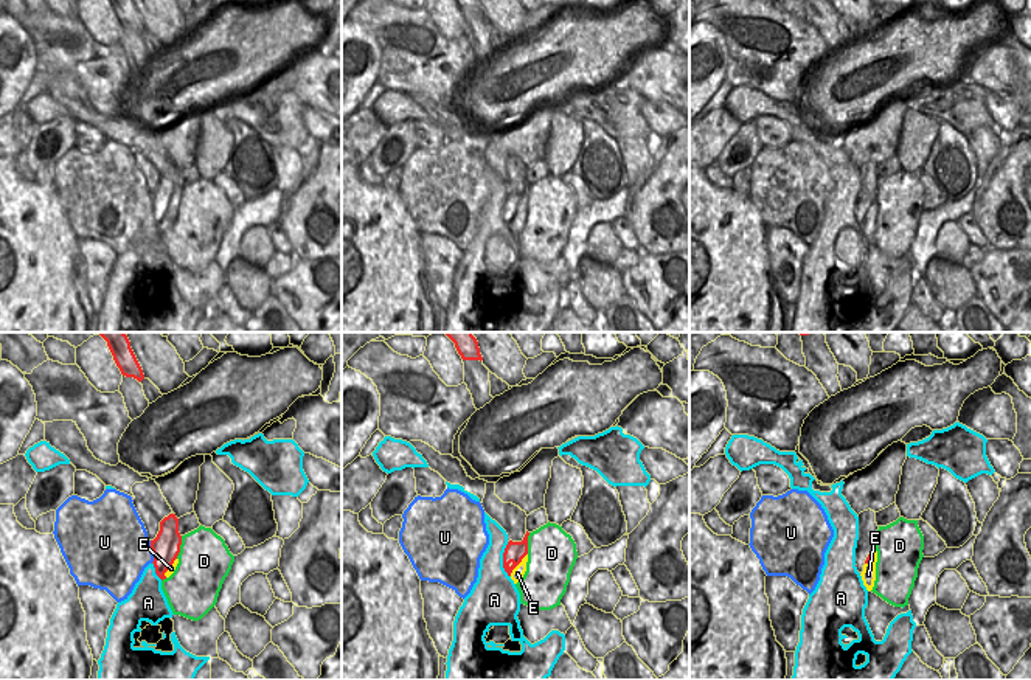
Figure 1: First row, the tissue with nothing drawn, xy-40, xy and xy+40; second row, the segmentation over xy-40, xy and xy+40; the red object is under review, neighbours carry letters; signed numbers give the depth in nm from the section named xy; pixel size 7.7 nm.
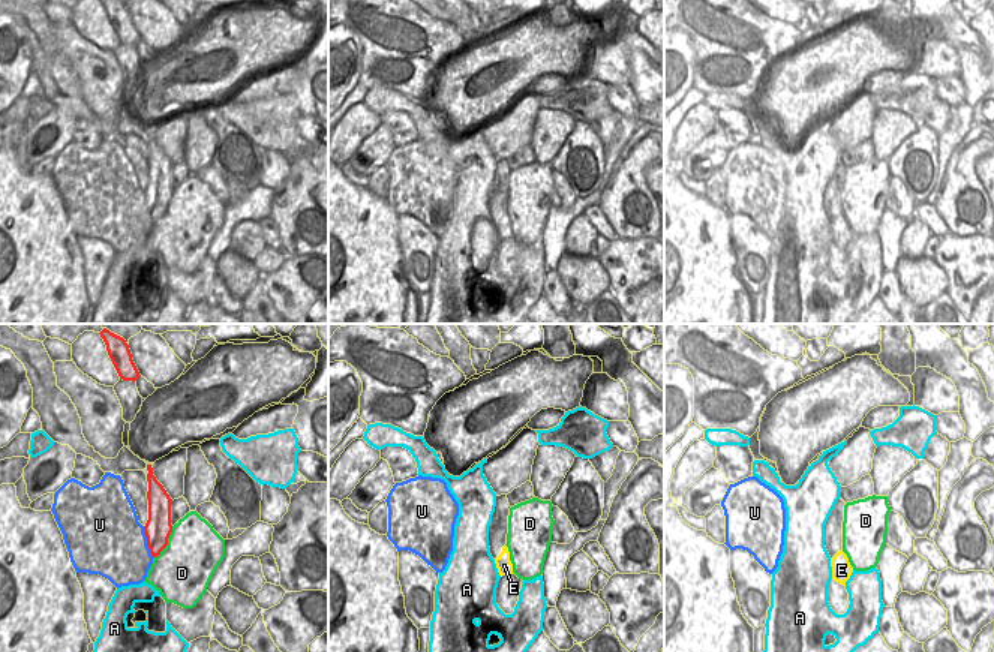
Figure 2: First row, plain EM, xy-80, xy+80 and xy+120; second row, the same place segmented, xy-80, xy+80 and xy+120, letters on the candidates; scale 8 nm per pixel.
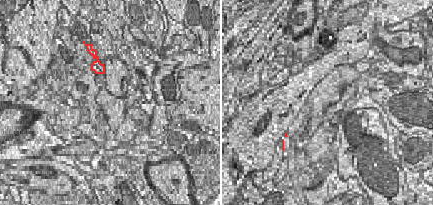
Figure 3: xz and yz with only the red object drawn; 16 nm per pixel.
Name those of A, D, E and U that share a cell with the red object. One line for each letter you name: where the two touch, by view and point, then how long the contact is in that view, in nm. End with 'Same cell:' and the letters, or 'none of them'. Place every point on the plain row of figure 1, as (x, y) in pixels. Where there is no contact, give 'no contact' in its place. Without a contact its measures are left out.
Same cell: none of them

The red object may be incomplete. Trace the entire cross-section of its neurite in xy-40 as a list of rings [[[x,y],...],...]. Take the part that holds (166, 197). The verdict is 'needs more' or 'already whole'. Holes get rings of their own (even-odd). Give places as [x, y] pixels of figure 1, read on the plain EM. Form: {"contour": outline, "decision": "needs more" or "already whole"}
{"contour": [[[169,166],[160,174],[160,183],[154,193],[151,193],[151,202],[154,205],[154,219],[157,228],[163,233],[165,225],[174,216],[180,205],[182,188],[179,185],[179,171],[175,166]]], "decision": "already whole"}

